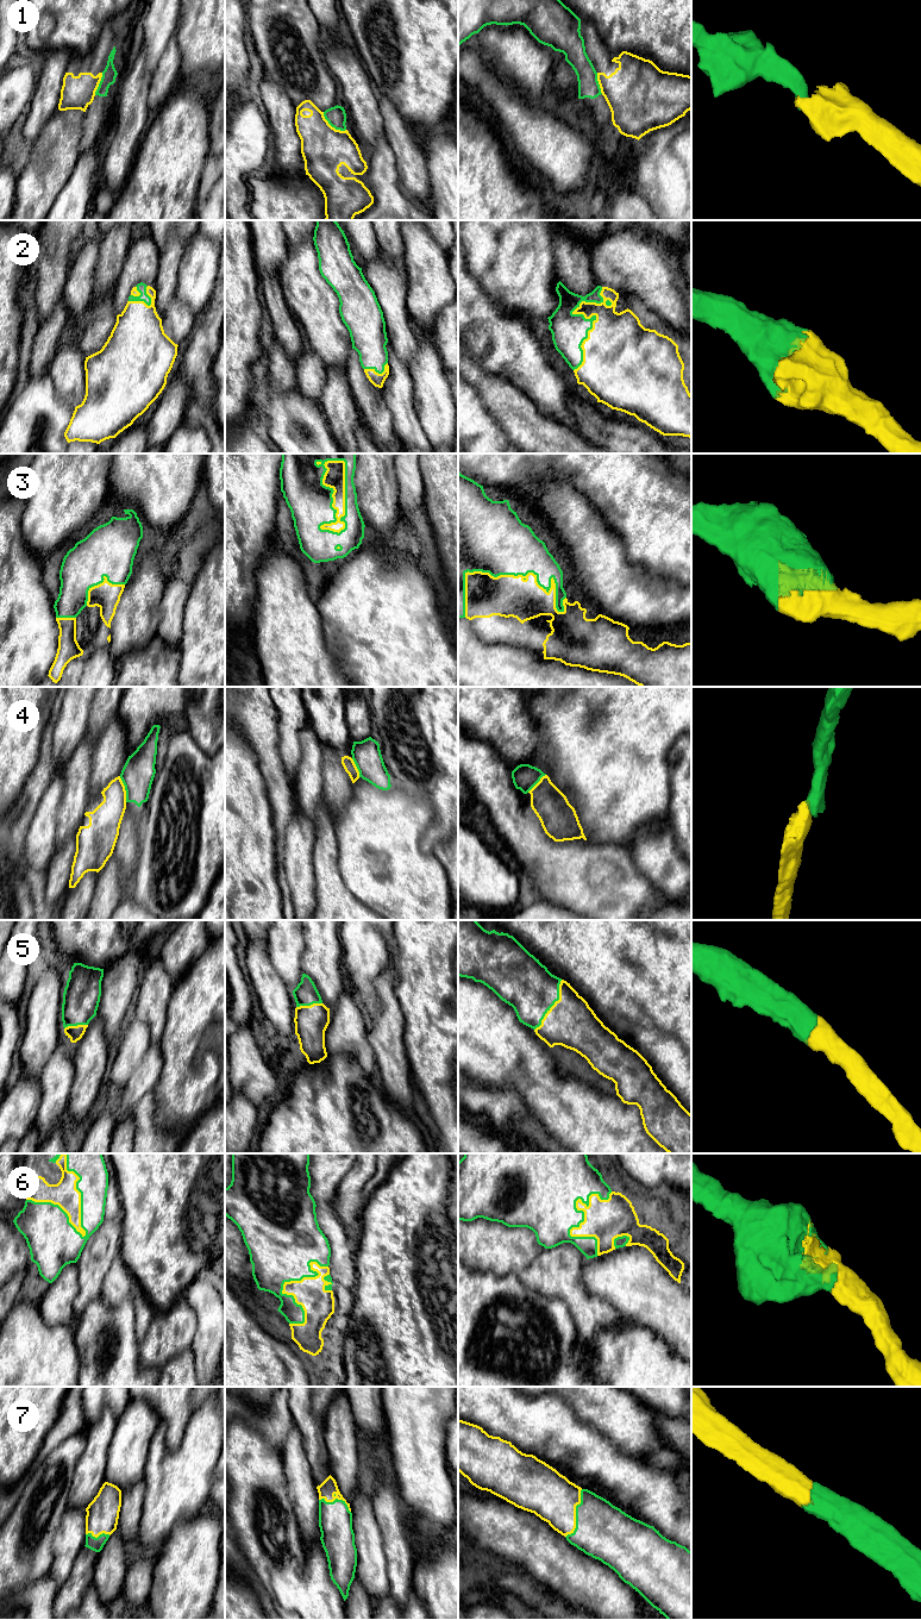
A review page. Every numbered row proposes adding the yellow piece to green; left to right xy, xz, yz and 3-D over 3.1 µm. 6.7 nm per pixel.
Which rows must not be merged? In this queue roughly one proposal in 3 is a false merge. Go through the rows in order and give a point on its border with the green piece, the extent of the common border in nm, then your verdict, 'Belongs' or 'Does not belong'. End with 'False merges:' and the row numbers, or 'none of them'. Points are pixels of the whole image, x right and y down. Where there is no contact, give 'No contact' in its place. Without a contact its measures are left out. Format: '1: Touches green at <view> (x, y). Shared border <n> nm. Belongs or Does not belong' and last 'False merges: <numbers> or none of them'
1: Touches green at xz (332, 126). Shared border 200 nm. Does not belong
2: Touches green at yz (590, 318). Shared border 600 nm. Belongs
3: Touches green at yz (518, 574). Shared border 700 nm. Belongs
4: Touches green at xy (125, 789). Shared border 180 nm. Does not belong
5: Touches green at yz (553, 1004). Shared border 400 nm. Belongs
6: Touches green at xy (81, 1194). Shared border 600 nm. Belongs
7: Touches green at yz (576, 1514). Shared border 340 nm. Belongs
False merges: 1, 4

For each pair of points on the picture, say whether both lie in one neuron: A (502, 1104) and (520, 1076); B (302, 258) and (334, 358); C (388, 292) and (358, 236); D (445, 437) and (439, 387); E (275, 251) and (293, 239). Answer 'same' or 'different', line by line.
A: different
B: same
C: different
D: same
E: different

